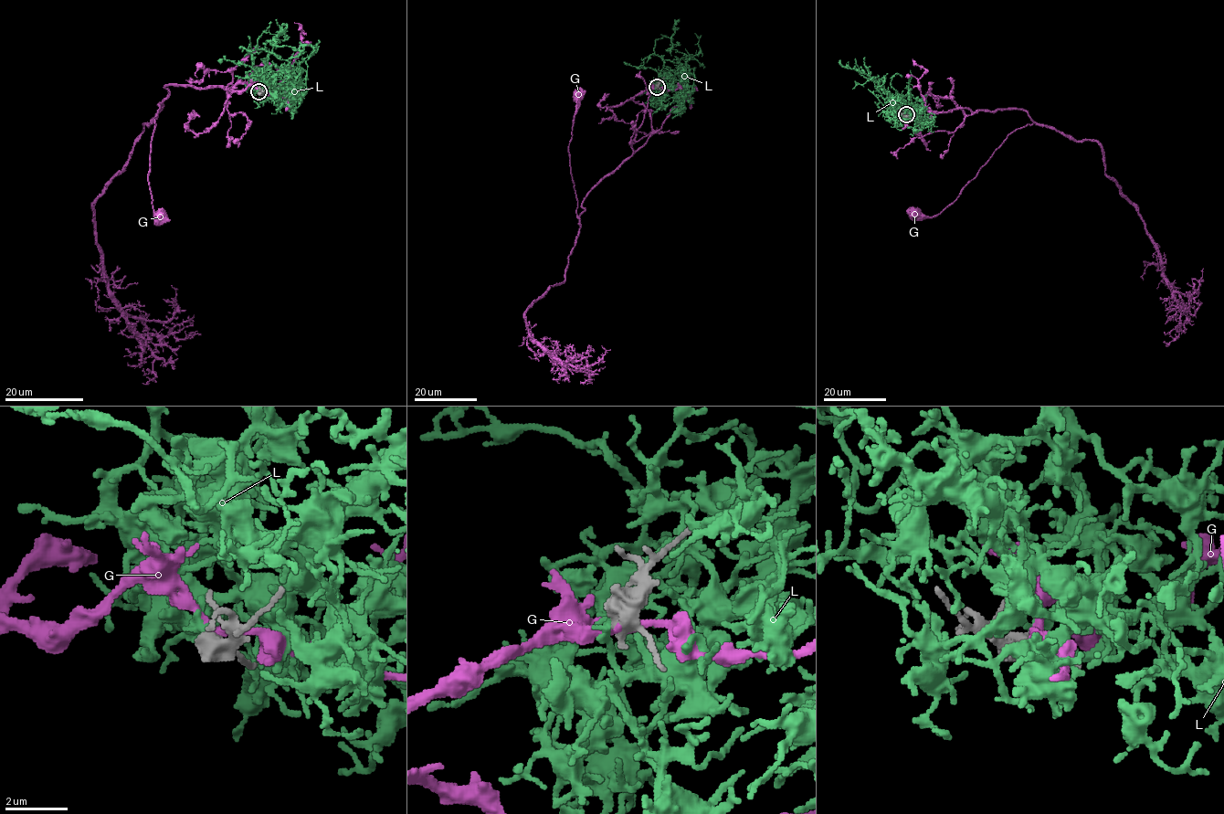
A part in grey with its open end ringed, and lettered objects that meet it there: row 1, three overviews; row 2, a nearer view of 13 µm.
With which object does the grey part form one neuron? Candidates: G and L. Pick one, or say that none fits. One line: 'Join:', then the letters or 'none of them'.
Join: L

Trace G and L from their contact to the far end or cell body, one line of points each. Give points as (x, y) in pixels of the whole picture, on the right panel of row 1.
G: (906, 115), (908, 110), (917, 117), (925, 108), (1018, 109), (1035, 122), (1007, 136), (942, 211), (913, 214)
L: (906, 114), (912, 111), (890, 94), (884, 93), (870, 78), (845, 68), (838, 60)

